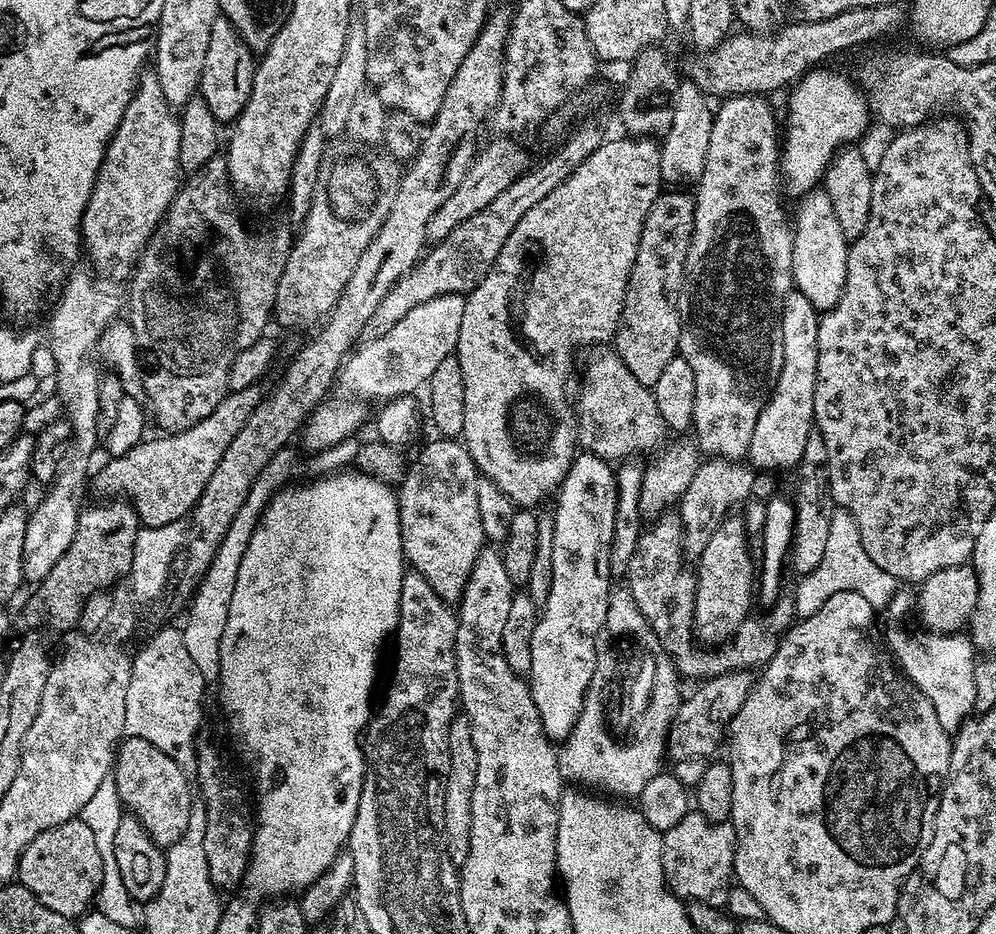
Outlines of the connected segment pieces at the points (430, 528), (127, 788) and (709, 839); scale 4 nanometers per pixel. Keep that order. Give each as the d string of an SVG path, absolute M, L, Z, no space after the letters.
M435 438L416 456L416 461L407 465L404 479L398 485L398 503L400 505L400 537L402 538L402 546L404 547L405 561L415 571L421 572L426 578L426 582L430 582L430 586L434 586L434 594L438 594L438 598L442 598L450 605L464 599L464 591L466 590L466 582L470 578L470 574L474 570L474 562L478 558L478 554L483 552L486 547L484 539L484 531L482 530L482 518L478 518L478 482L481 477L478 475L478 469L474 458L464 447L463 443L456 438Z
M129 736L119 741L114 775L121 805L142 822L152 841L167 850L186 834L194 807L194 788L188 785L189 773L183 772L174 758L142 738Z
M689 810L663 838L662 866L669 890L685 902L724 908L736 871L736 831L731 823L712 824L701 812Z

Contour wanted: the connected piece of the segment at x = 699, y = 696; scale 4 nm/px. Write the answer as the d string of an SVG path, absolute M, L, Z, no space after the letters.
M721 671L712 680L705 680L692 697L681 702L677 716L669 728L666 756L669 761L677 762L686 759L705 759L711 757L716 747L721 747L726 736L728 723L742 710L742 702L750 694L754 676L751 671Z

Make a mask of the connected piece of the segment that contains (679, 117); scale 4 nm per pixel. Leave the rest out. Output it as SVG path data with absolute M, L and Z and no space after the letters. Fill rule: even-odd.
M690 78L678 85L674 99L674 117L670 130L662 138L659 170L661 181L670 186L688 186L699 181L704 173L705 158L709 152L710 130L713 129L713 109L709 108L707 97ZM670 183L670 184L668 184Z

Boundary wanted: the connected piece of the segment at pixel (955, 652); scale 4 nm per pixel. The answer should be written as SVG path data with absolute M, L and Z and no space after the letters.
M892 628L884 640L904 675L930 698L942 728L954 734L973 715L976 650L971 639L959 633L921 633L911 635L902 628Z

